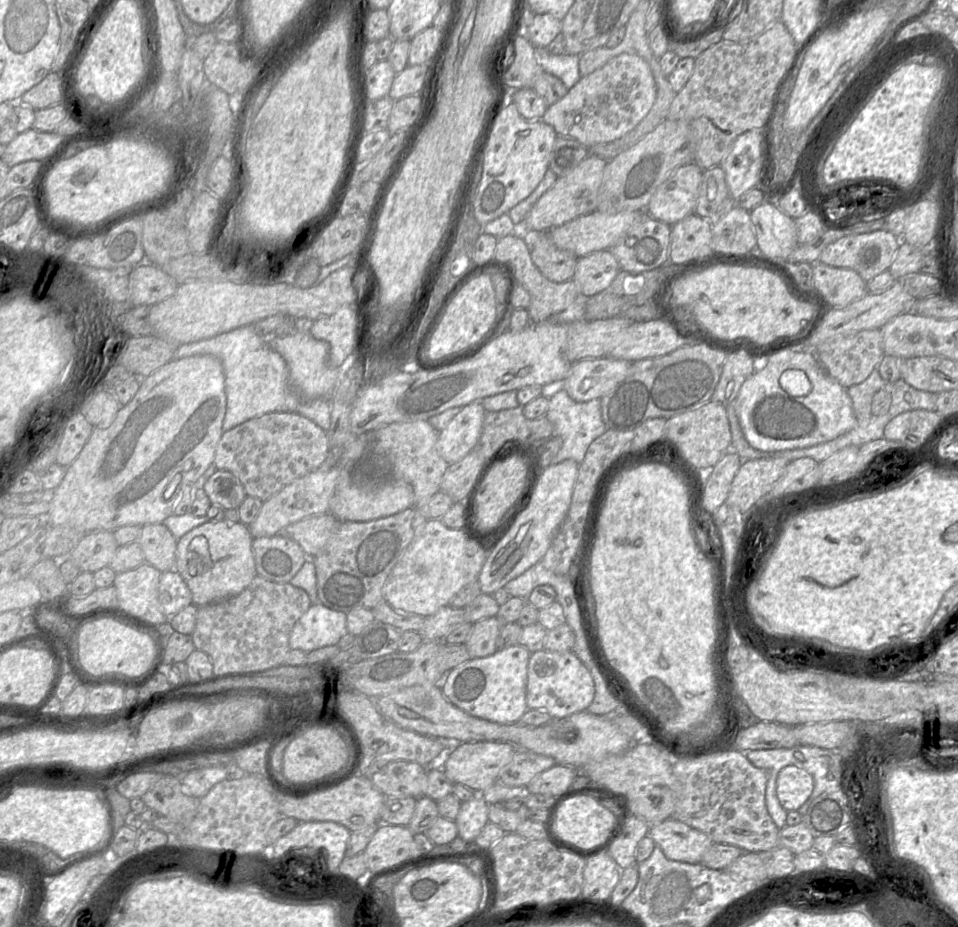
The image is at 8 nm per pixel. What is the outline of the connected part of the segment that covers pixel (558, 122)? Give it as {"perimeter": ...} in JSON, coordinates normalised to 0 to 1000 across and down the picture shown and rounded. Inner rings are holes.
{"perimeter":[[[650,57],[608,83],[587,107],[572,114],[565,129],[576,136],[581,147],[600,150],[611,159],[638,154],[672,128],[685,102],[685,88],[676,68],[665,59]]]}

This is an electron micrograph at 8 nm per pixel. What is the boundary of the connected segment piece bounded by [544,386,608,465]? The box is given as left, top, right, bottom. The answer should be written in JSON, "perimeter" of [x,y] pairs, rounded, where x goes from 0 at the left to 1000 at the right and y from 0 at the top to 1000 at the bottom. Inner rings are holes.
{"perimeter":[[[586,416],[571,420],[571,424],[568,426],[571,426],[573,429],[569,450],[577,458],[576,471],[585,471],[587,474],[587,482],[575,496],[574,502],[584,501],[592,495],[599,496],[603,501],[608,499],[615,480],[635,464],[628,453],[626,430],[601,434]]]}

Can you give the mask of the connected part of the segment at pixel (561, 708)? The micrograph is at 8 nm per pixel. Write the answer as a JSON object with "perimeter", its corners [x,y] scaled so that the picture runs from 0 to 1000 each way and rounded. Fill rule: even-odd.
{"perimeter":[[[563,701],[553,706],[550,720],[549,759],[551,765],[570,767],[576,776],[586,776],[613,767],[621,749],[615,723],[597,702]]]}

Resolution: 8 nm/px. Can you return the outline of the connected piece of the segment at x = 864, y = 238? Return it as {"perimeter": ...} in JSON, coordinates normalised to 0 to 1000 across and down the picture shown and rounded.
{"perimeter":[[[915,248],[891,255],[879,256],[865,263],[857,273],[854,283],[874,289],[894,292],[903,304],[927,291],[939,265],[941,257],[929,250]]]}

